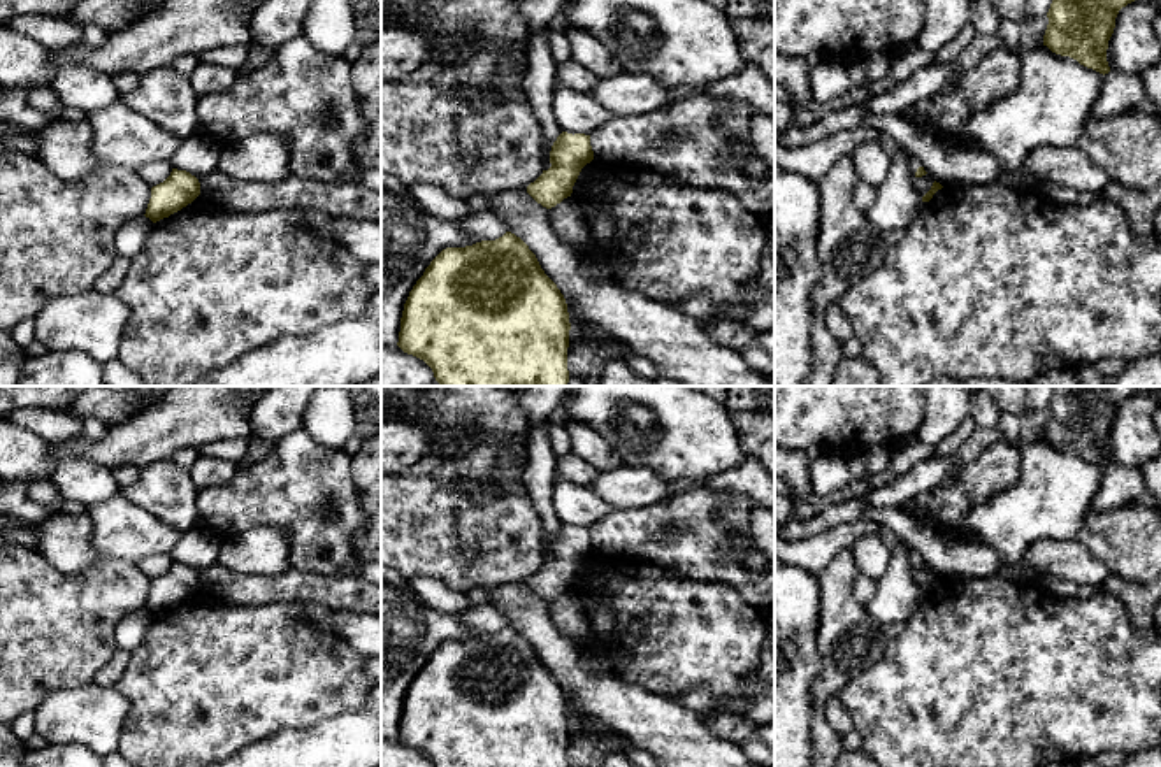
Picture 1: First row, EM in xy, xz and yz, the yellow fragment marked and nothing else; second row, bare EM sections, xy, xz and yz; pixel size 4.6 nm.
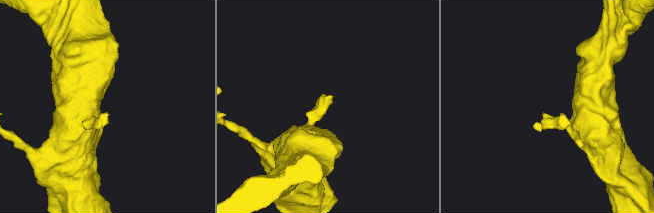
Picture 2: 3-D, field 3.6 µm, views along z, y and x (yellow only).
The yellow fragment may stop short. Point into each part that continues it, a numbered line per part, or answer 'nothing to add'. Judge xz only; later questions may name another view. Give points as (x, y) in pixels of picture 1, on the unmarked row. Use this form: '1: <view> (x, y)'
nothing to add

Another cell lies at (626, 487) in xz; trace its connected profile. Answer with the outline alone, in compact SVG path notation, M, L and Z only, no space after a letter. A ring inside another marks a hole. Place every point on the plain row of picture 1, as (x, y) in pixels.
M620 465L597 472L587 486L615 509L639 509L671 498L671 483L648 469Z

